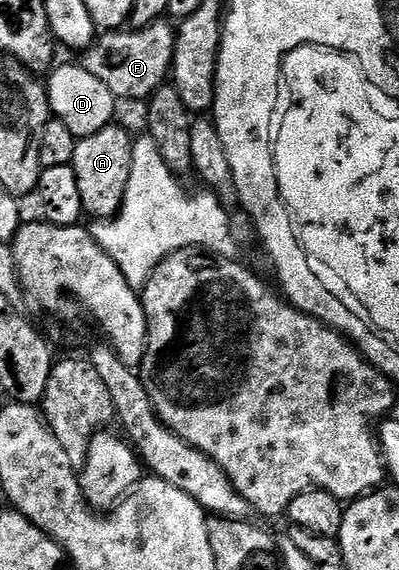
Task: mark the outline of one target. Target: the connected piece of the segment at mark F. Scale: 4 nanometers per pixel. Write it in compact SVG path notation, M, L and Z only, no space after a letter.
M158 19L142 29L130 31L122 27L102 32L84 54L85 69L91 71L95 79L103 79L103 83L107 83L107 91L111 91L114 97L130 97L133 101L144 102L166 84L173 67L177 30L168 23L168 20Z

